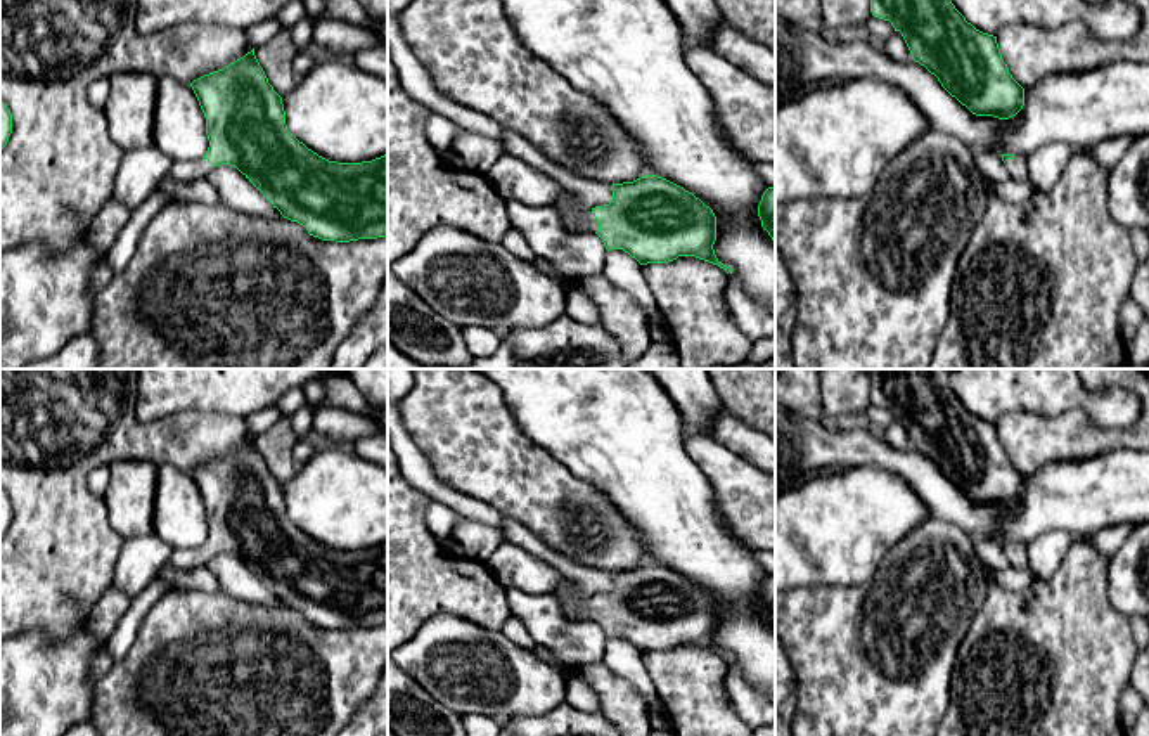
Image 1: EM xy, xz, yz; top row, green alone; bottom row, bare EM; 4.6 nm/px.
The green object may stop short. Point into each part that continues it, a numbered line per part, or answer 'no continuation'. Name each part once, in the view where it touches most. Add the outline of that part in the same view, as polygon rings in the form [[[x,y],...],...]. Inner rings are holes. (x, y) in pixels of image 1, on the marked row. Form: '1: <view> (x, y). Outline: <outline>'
1: xz (587, 222). Outline: [[[587,210],[585,215],[578,216],[574,222],[569,222],[566,227],[574,229],[580,234],[581,232],[595,234],[599,230],[599,222],[595,220],[592,210]]]

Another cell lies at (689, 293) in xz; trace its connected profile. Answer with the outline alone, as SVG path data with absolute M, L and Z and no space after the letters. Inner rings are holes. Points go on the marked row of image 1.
M696 256L647 263L644 277L658 312L673 331L682 369L713 369L748 360L754 345L730 317L725 303L729 274Z

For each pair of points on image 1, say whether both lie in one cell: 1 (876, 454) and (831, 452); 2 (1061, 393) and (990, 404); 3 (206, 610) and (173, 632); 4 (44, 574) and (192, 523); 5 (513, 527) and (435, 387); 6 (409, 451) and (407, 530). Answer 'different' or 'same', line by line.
1: same
2: same
3: same
4: different
5: different
6: different

